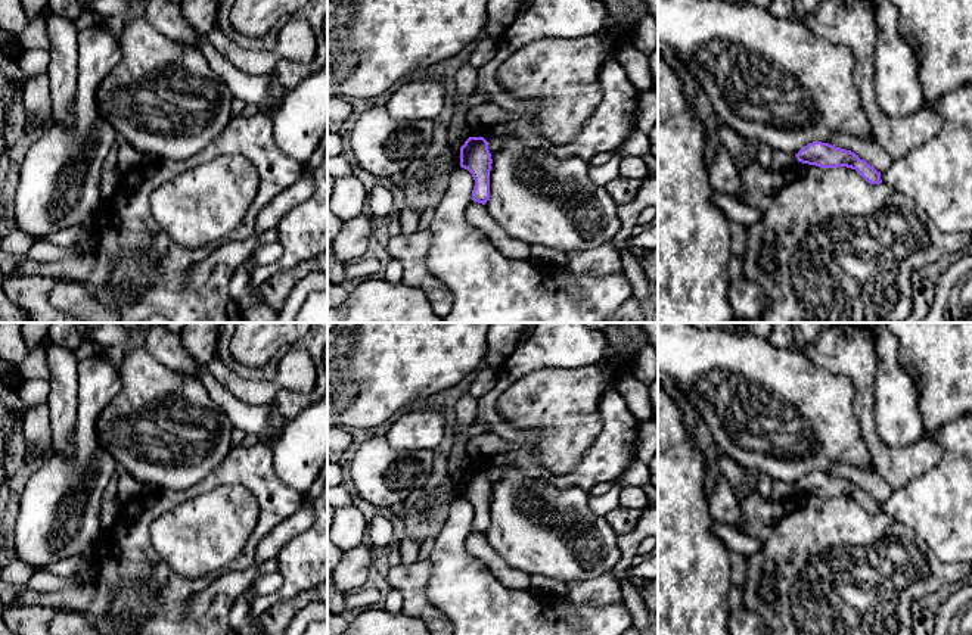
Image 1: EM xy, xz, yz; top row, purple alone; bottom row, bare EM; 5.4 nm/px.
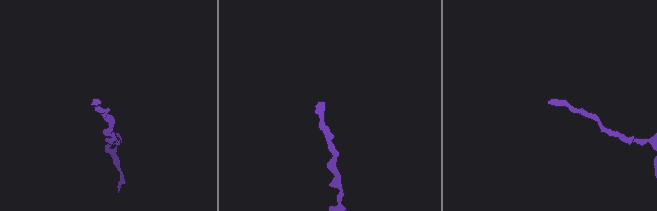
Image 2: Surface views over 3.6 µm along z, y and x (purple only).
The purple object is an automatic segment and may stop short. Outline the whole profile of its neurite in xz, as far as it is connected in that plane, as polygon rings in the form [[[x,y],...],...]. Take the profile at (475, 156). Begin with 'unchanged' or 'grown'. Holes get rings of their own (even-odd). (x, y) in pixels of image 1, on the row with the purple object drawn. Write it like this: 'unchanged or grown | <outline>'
unchanged | [[[469,137],[460,147],[460,166],[468,169],[475,186],[472,200],[485,205],[490,197],[491,153],[484,137]]]

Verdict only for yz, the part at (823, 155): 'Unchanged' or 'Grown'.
Unchanged

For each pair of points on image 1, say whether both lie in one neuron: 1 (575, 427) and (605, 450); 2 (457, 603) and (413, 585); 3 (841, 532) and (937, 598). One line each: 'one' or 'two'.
1: two
2: two
3: two

